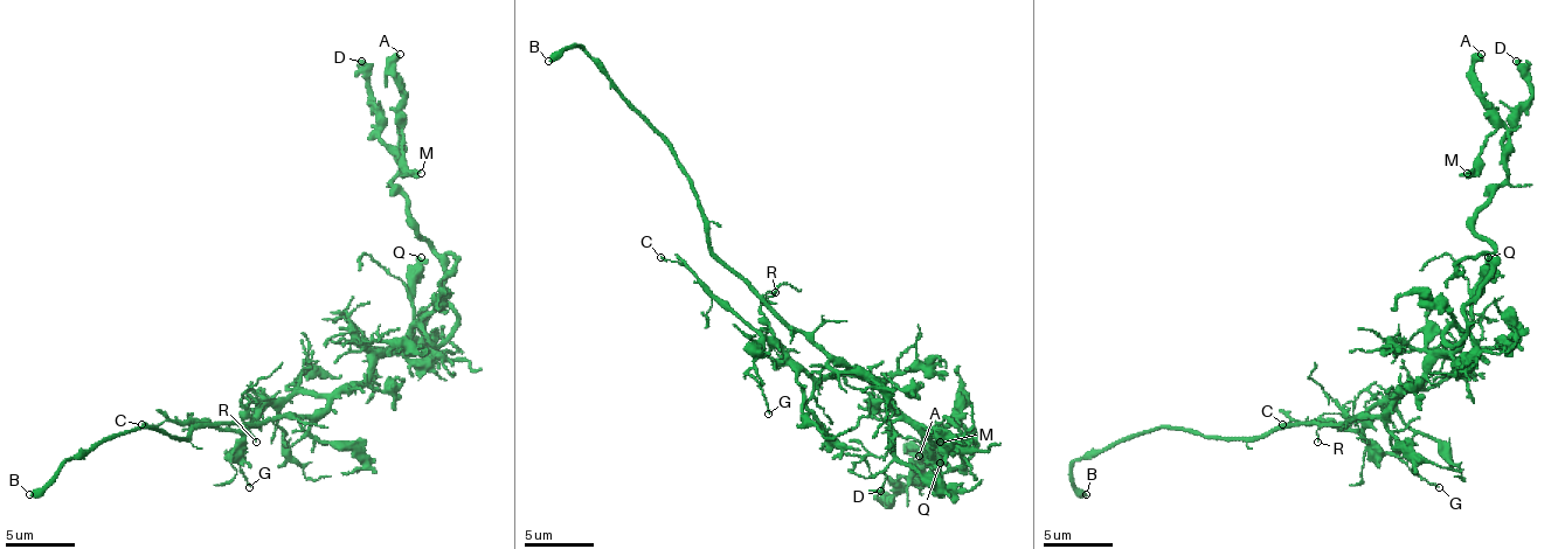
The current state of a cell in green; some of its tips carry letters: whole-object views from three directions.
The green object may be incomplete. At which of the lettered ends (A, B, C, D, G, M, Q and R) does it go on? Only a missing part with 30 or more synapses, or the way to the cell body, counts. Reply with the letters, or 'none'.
B

